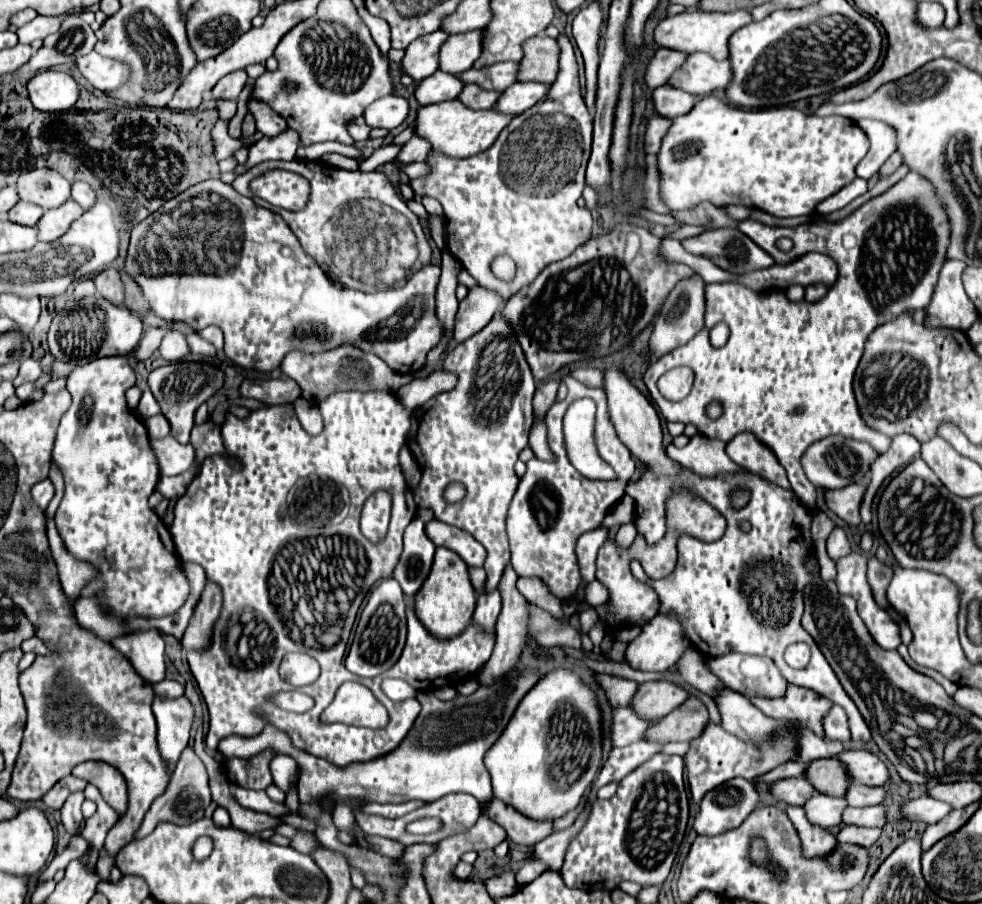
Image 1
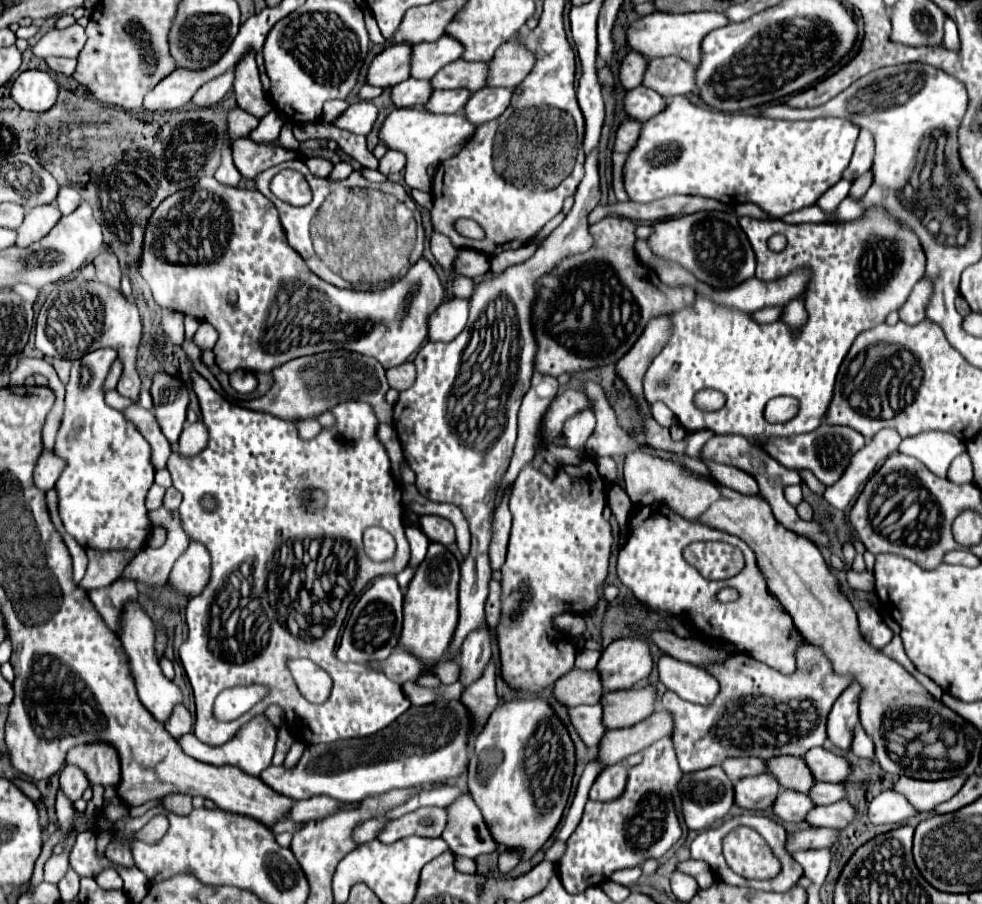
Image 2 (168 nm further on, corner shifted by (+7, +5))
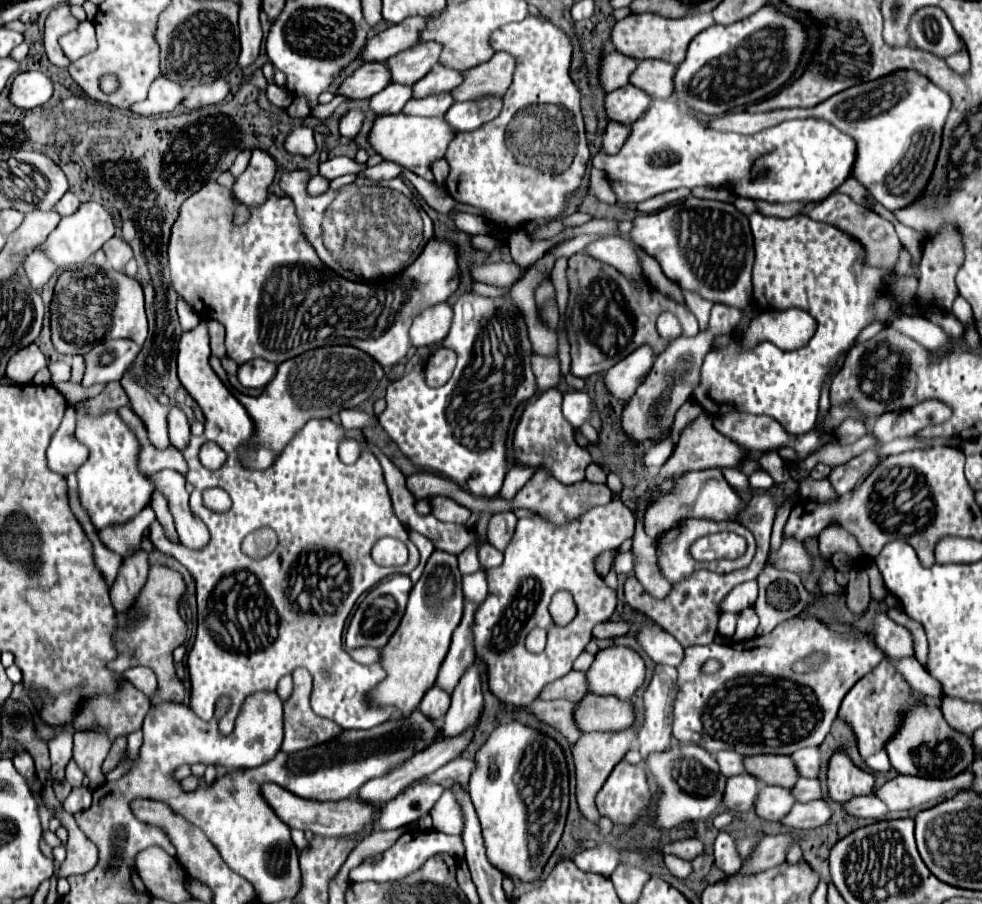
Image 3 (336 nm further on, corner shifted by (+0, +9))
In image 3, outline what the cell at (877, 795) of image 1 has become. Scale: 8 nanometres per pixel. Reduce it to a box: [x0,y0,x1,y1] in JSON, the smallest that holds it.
[793,777,823,801]

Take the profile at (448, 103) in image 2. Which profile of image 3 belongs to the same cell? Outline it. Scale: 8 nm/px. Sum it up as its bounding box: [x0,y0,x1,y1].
[403,93,453,117]

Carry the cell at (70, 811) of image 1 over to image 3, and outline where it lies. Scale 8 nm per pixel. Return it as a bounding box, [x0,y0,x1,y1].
[73,731,113,789]

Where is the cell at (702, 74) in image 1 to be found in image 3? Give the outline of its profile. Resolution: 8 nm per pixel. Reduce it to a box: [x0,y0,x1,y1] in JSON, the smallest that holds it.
[629,59,675,99]

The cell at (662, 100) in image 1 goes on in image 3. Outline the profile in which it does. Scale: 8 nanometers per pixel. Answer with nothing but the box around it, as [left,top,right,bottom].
[605,85,651,125]

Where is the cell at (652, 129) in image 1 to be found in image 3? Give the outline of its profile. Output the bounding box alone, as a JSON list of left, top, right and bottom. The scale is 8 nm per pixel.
[601,121,629,155]

